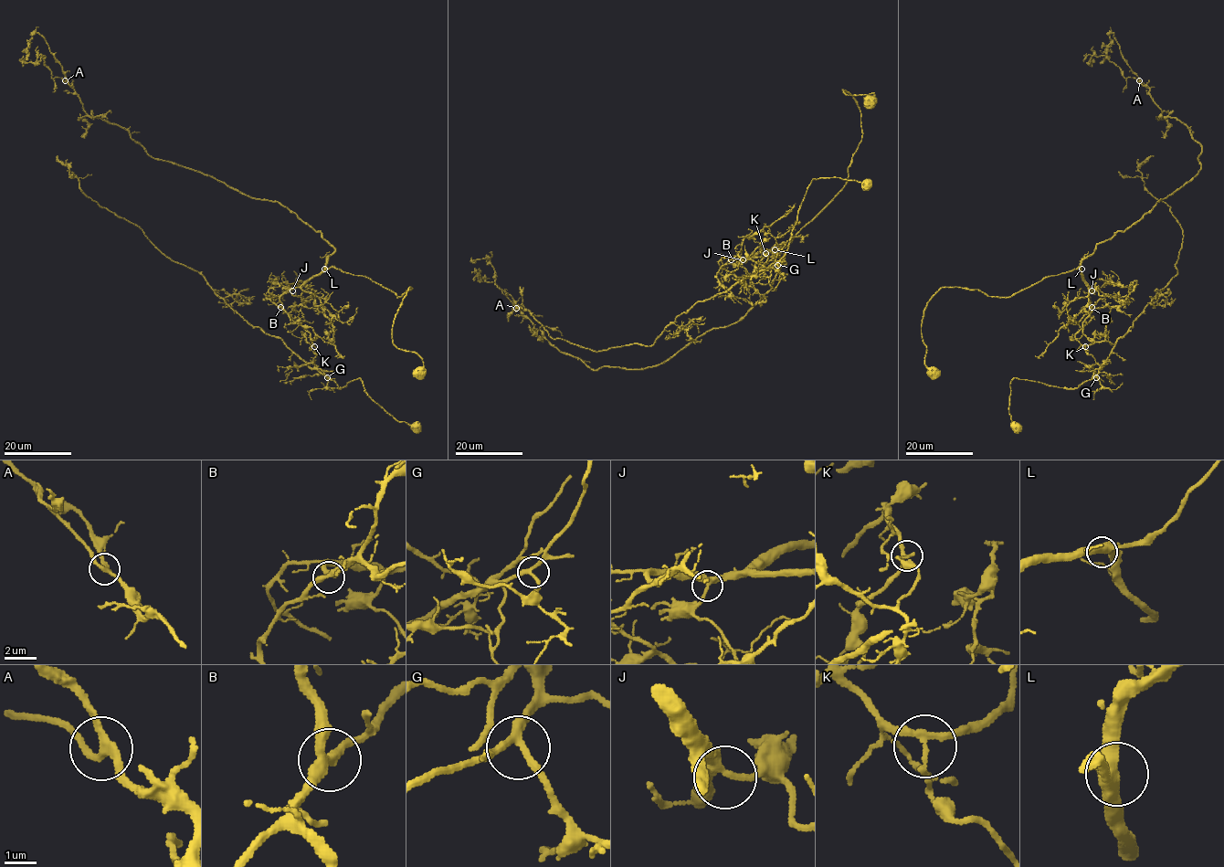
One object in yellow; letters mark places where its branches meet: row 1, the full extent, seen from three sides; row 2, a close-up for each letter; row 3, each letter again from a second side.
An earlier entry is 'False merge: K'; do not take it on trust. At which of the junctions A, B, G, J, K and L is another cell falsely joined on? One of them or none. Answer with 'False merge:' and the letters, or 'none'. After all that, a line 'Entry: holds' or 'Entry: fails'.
False merge: K
Entry: holds

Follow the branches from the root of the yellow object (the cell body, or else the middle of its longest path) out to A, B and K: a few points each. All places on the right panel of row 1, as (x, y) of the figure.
A: (933, 372), (921, 324), (942, 288), (1010, 297), (1080, 269), (1197, 174), (1201, 145), (1139, 80)
B: (933, 372), (925, 364), (921, 324), (942, 288), (1010, 297), (1080, 268), (1092, 307)
K: (933, 372), (921, 324), (929, 301), (946, 287), (1010, 297), (1080, 268), (1092, 319), (1075, 338), (1085, 346)

